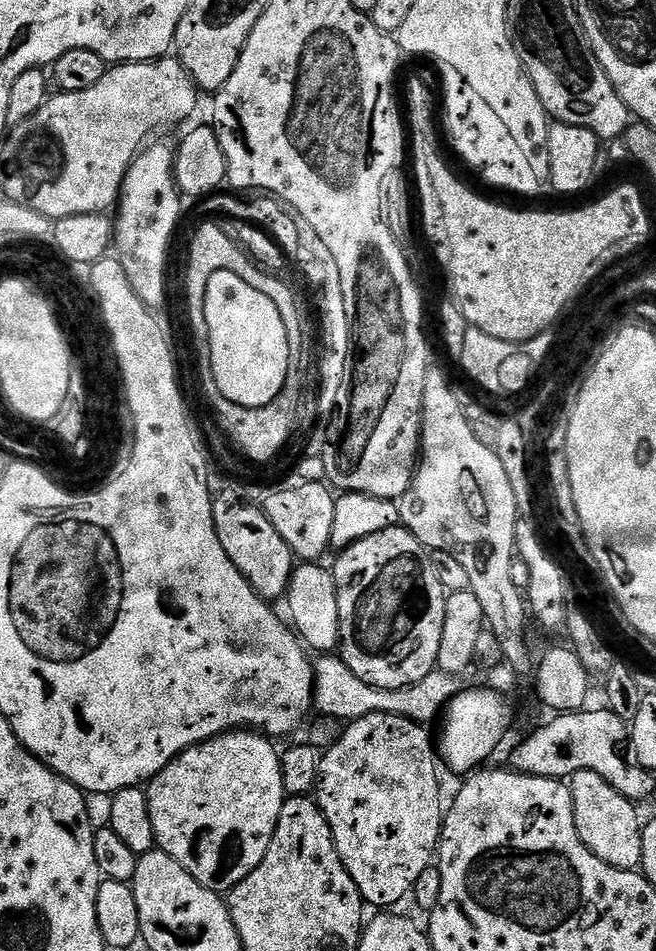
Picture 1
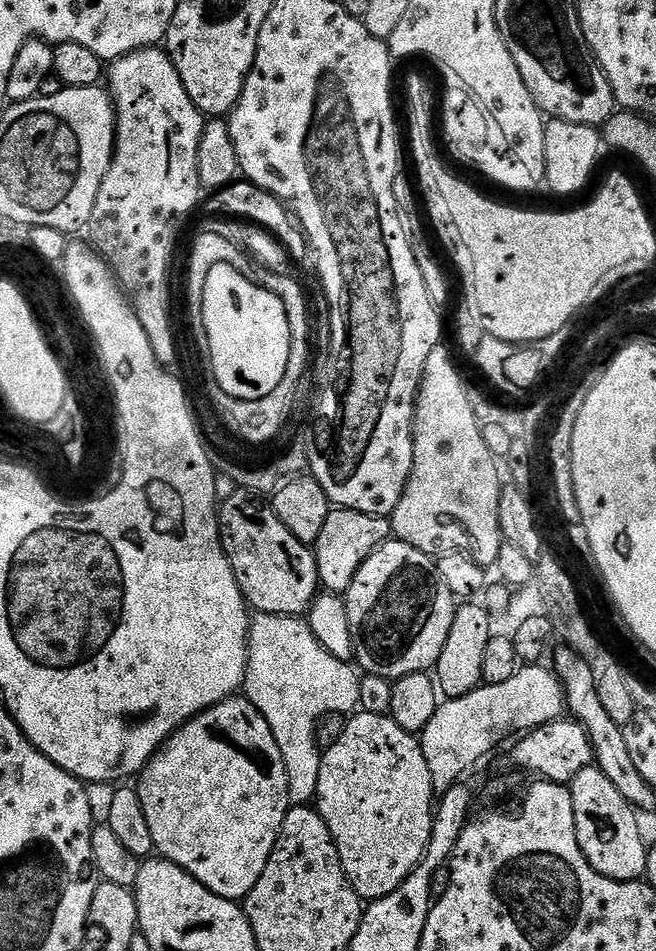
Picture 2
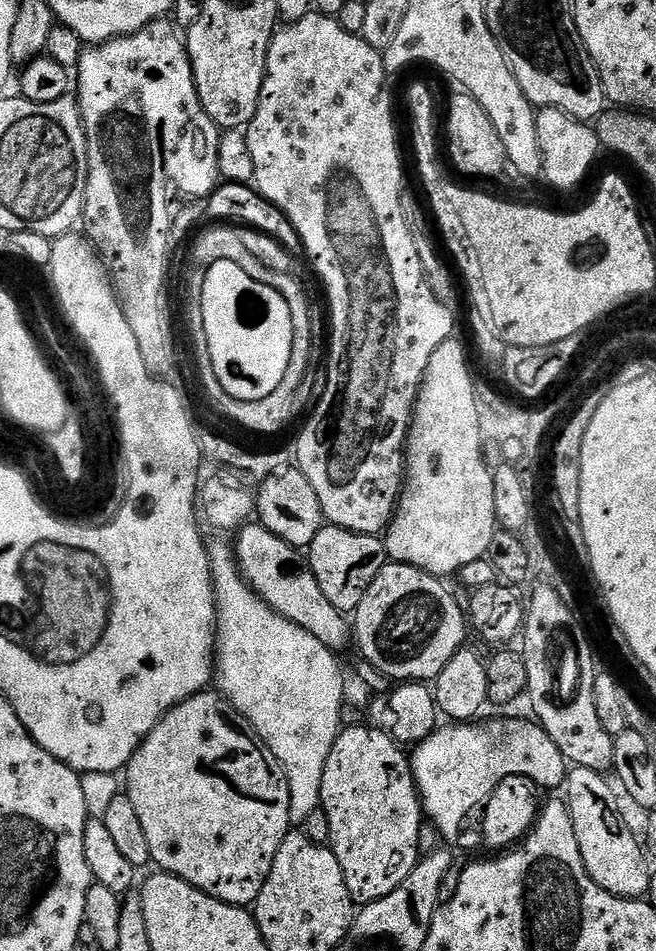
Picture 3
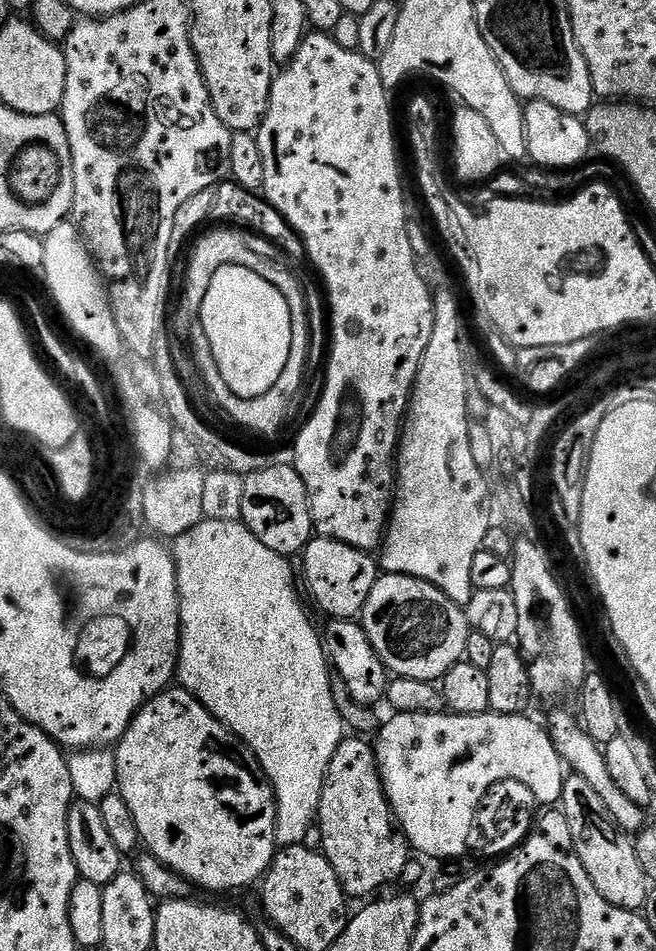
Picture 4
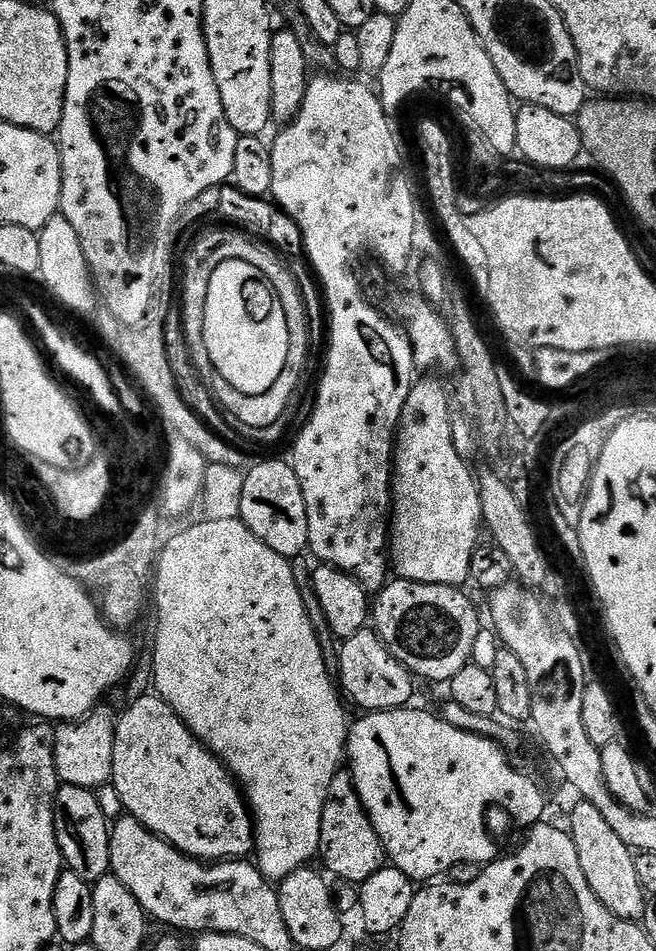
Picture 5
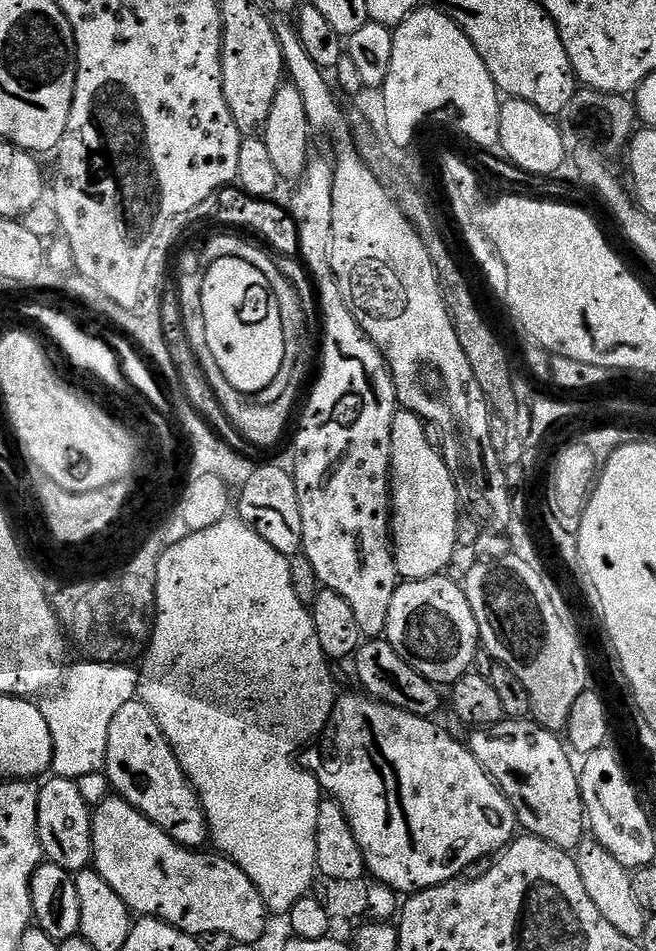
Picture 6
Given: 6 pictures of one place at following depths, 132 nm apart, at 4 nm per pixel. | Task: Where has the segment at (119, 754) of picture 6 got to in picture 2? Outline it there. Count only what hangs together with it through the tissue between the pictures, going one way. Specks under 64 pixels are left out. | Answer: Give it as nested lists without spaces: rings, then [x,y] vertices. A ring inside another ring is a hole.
[[[243,695],[229,696],[228,699],[210,706],[206,711],[200,712],[192,720],[185,722],[170,739],[150,758],[143,772],[139,773],[138,793],[141,798],[142,811],[146,816],[146,823],[150,828],[155,851],[161,857],[174,862],[182,870],[186,870],[206,890],[218,894],[227,900],[244,901],[258,886],[258,878],[262,878],[262,870],[266,870],[266,862],[270,862],[270,854],[278,842],[278,834],[282,830],[282,822],[286,822],[286,814],[290,807],[288,798],[288,779],[286,778],[286,762],[282,762],[282,750],[278,750],[278,742],[274,742],[274,734],[262,718],[262,714]]]

